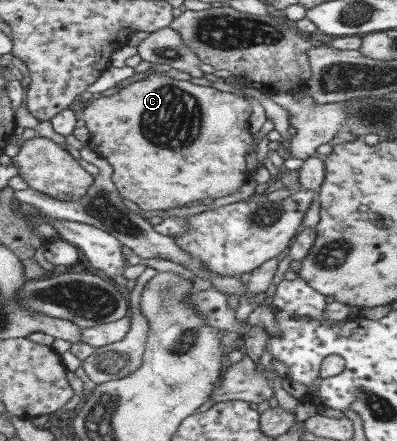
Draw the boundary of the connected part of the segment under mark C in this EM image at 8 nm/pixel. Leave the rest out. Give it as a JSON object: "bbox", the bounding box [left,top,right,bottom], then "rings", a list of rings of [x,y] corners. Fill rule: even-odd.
{"bbox":[79,72,253,210],"rings":[[[152,72],[108,97],[88,99],[79,117],[89,132],[86,145],[113,168],[111,181],[118,194],[142,210],[167,210],[204,198],[224,198],[242,186],[251,175],[244,163],[253,140],[247,123],[250,112],[244,97]]]}

